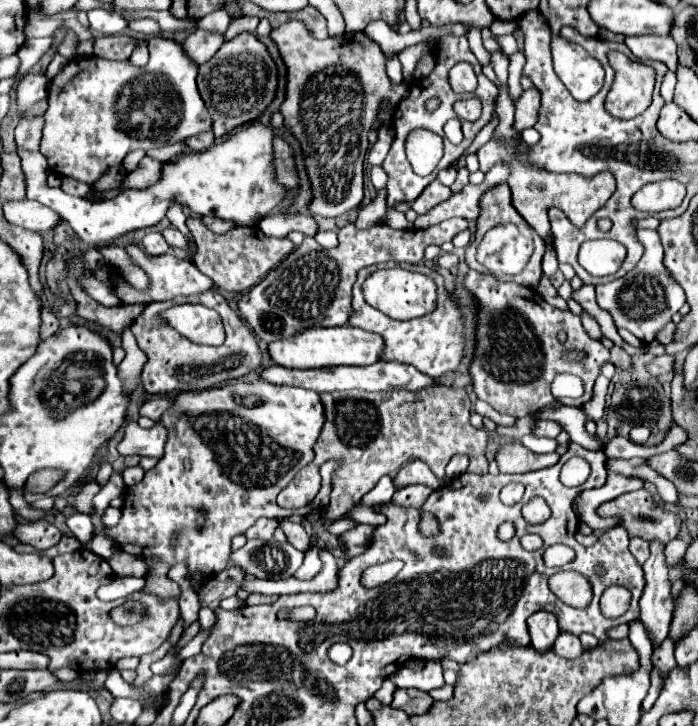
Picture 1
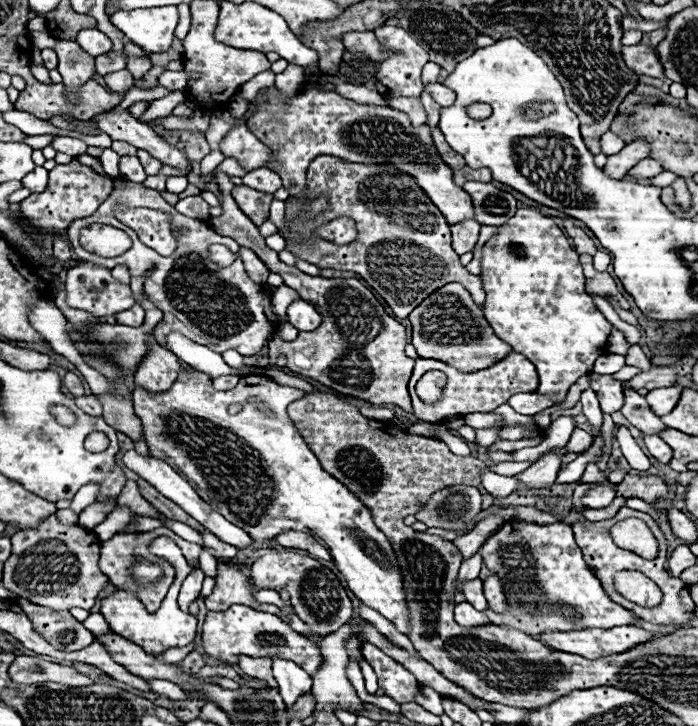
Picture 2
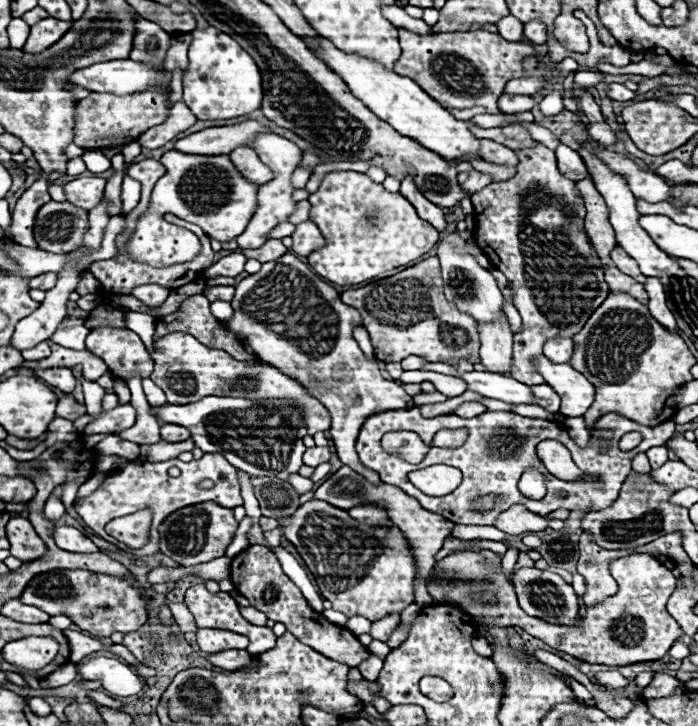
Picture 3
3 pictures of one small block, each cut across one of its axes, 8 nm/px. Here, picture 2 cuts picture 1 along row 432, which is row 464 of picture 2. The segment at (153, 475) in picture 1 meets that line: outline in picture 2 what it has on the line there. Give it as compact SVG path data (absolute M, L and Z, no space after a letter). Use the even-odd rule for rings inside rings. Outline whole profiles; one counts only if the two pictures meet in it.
M182 362L182 372L178 380L164 394L152 396L146 390L134 390L134 410L142 420L150 456L162 458L176 472L194 482L204 494L202 500L206 500L216 512L222 512L226 520L244 528L256 542L274 540L278 534L290 530L308 532L314 538L322 538L326 548L330 548L334 564L342 572L350 592L354 592L354 596L362 604L374 608L384 618L388 618L402 634L408 634L410 610L402 586L402 572L398 568L398 560L394 558L390 540L374 524L370 508L366 508L366 504L354 492L350 492L340 480L322 470L318 458L310 452L310 448L304 444L302 436L298 436L296 428L290 424L286 416L288 404L304 398L304 394L304 390L280 386L264 376L244 376L240 378L238 388L218 392L212 388L210 376ZM252 400L264 402L264 406L272 414L260 412L256 402ZM234 402L244 404L238 414L228 412L228 406Z

